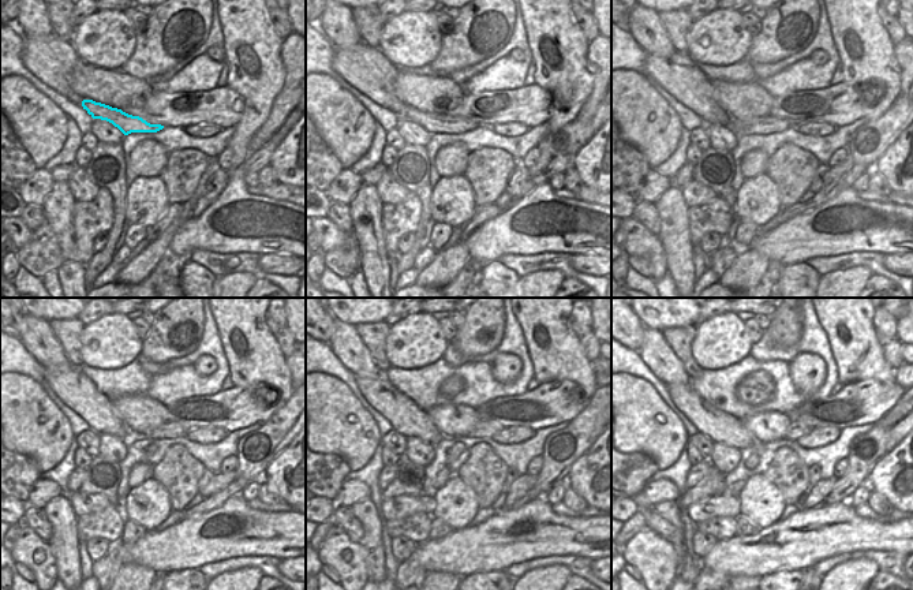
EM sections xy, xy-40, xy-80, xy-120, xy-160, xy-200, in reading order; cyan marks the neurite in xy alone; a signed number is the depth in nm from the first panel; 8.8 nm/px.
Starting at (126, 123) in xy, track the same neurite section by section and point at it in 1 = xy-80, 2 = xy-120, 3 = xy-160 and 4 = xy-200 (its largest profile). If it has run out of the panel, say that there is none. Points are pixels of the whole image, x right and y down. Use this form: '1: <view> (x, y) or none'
1: xy-80 (766, 124)
2: xy-120 (171, 429)
3: xy-160 (483, 428)
4: xy-200 (796, 429)

